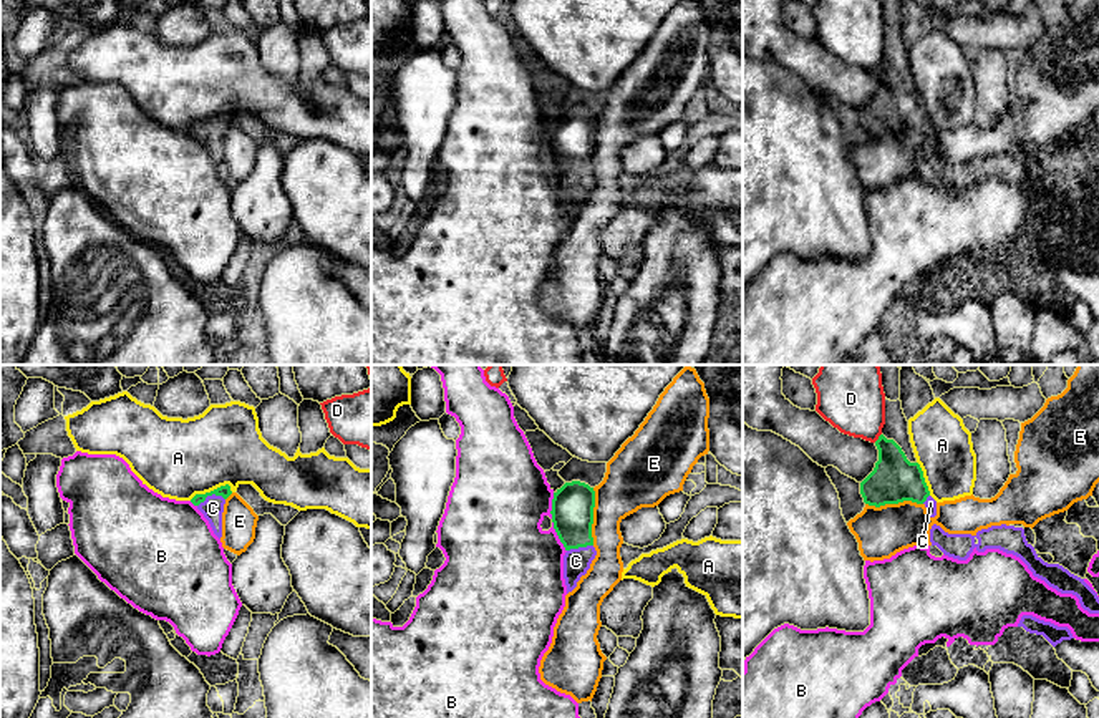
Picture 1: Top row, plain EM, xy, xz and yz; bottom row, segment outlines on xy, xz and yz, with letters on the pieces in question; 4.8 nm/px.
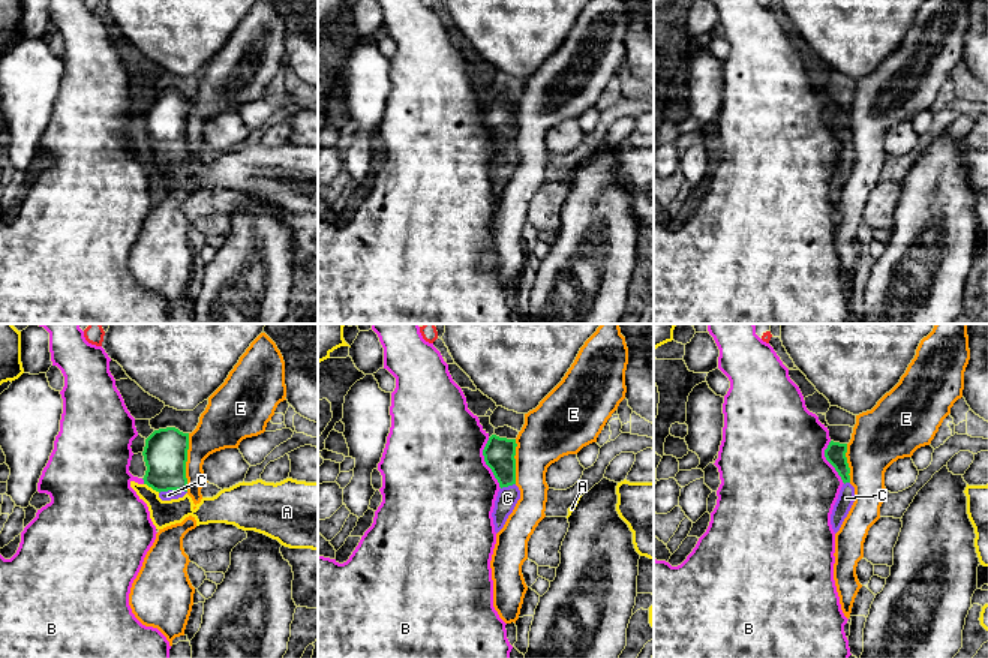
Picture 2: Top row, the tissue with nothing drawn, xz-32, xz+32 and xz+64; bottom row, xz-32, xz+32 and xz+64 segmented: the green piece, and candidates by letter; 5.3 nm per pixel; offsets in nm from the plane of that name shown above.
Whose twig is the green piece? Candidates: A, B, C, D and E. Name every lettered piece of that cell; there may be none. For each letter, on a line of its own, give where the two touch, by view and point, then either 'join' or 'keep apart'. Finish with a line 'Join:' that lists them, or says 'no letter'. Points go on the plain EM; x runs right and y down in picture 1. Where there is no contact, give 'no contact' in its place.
A: contact xy (211, 120); keep apart
B: contact xz (557, 163); keep apart
C: contact xy (211, 123); join
D: contact yz (879, 67); keep apart
E: contact xz (592, 145); keep apart
Join: C

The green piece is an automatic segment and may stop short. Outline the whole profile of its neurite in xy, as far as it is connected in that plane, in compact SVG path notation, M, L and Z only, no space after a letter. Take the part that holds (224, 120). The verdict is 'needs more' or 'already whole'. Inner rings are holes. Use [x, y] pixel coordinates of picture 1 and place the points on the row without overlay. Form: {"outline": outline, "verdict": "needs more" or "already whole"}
{"outline": "M220 114L206 123L196 123L191 131L204 143L209 149L214 163L222 166L222 141L225 128L232 123L230 114Z", "verdict": "needs more"}

